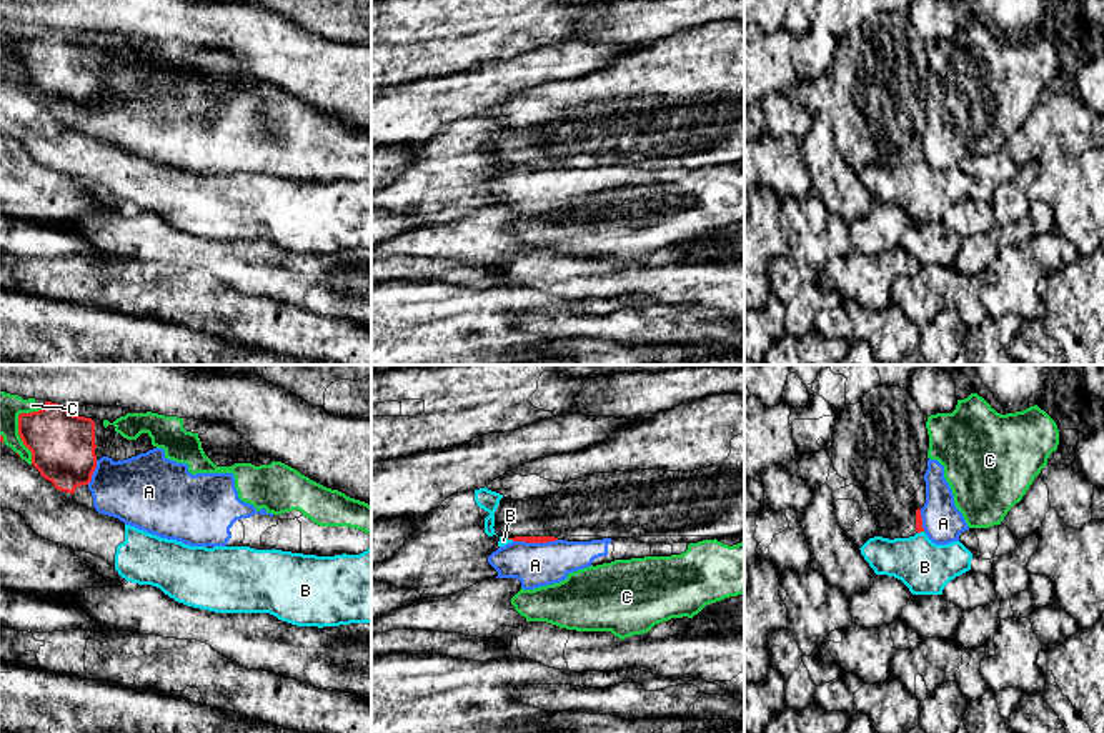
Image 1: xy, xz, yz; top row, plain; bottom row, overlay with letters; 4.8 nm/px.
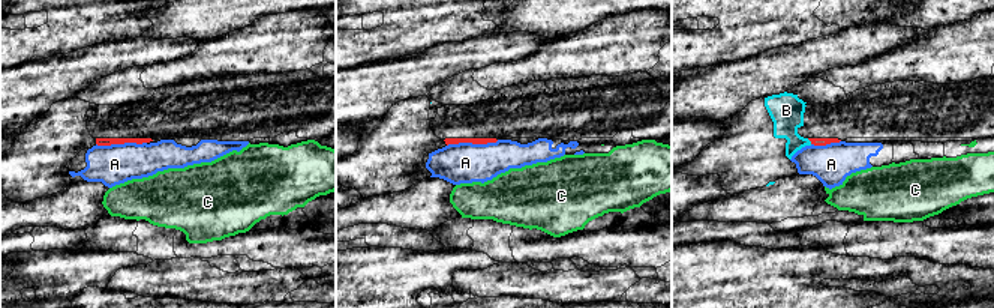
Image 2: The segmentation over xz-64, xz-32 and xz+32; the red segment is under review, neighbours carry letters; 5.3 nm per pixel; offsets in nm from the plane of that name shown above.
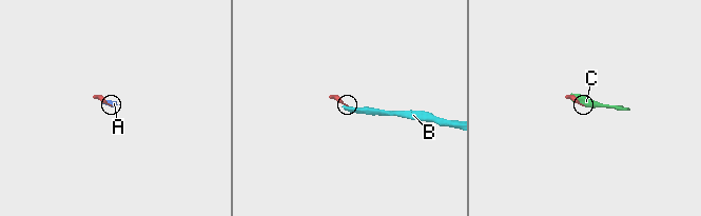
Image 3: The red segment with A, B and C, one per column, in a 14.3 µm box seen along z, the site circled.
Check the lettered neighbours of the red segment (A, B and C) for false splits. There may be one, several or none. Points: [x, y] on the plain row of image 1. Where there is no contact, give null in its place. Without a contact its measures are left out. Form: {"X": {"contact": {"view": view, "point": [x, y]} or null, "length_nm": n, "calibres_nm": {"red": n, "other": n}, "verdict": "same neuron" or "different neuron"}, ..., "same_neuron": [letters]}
{"A": {"contact": {"view": "xz", "point": [535, 169]}, "length_nm": 220, "calibres_nm": {"red": 30, "other": 220}, "verdict": "different neuron"}, "B": {"contact": {"view": "xz", "point": [510, 165]}, "length_nm": 40, "calibres_nm": {"red": 30, "other": 50}, "verdict": "different neuron"}, "C": {"contact": {"view": "xy", "point": [19, 54]}, "length_nm": 280, "calibres_nm": {"red": 320, "other": 110}, "verdict": "different neuron"}, "same_neuron": []}

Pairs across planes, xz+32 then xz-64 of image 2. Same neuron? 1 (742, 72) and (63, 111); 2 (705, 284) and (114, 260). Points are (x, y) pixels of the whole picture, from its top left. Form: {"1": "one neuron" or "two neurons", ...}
{"1": "two neurons", "2": "one neuron"}

